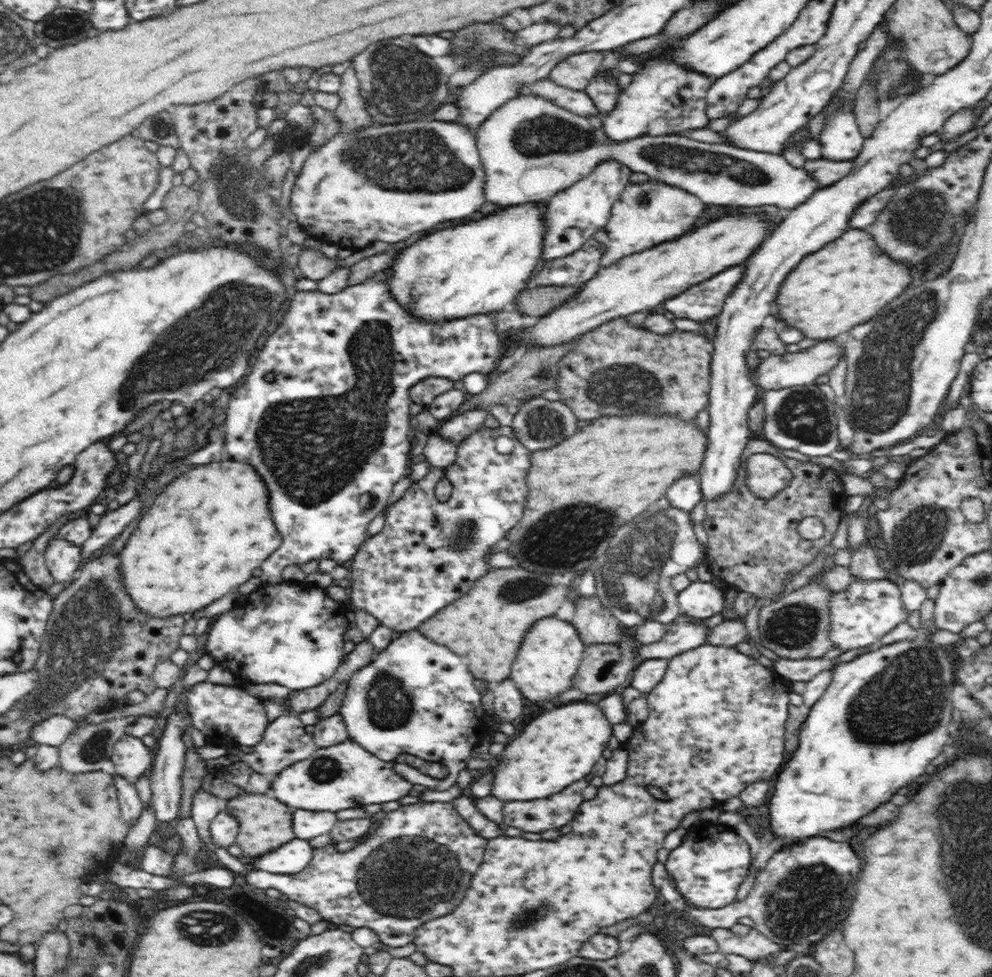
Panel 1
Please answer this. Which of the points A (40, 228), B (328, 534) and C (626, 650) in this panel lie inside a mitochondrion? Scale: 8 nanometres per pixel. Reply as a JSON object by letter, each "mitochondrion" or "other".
{"A":"mitochondrion","B":"other","C":"other"}

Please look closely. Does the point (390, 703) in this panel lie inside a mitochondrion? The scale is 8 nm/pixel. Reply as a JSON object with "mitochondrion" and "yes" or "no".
{"mitochondrion":"yes"}

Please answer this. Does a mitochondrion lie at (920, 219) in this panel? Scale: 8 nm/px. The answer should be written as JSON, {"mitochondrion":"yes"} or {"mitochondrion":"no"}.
{"mitochondrion":"yes"}

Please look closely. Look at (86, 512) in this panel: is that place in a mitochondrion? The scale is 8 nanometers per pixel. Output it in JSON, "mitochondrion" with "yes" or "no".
{"mitochondrion":"no"}

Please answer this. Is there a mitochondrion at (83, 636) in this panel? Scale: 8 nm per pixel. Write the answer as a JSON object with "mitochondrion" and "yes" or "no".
{"mitochondrion":"yes"}

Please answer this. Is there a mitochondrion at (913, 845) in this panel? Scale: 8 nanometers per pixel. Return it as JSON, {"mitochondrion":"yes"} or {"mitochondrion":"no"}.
{"mitochondrion":"no"}

